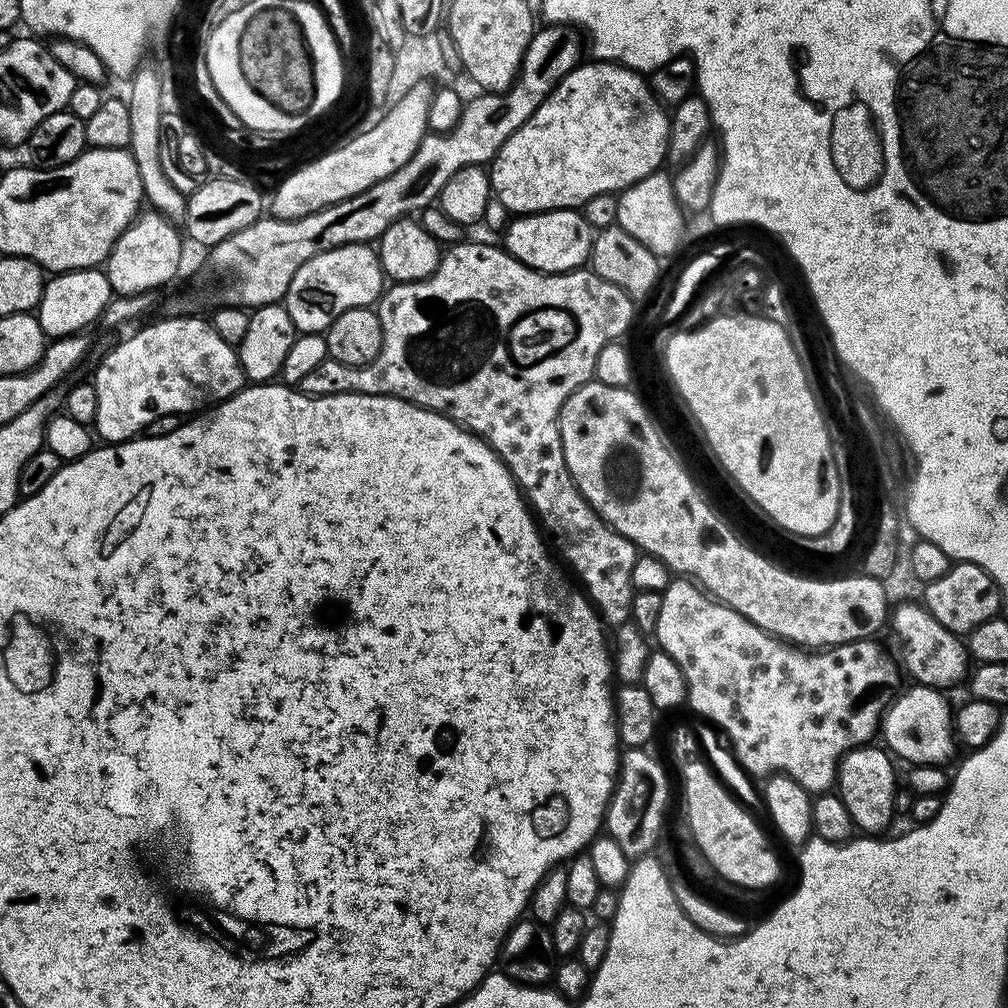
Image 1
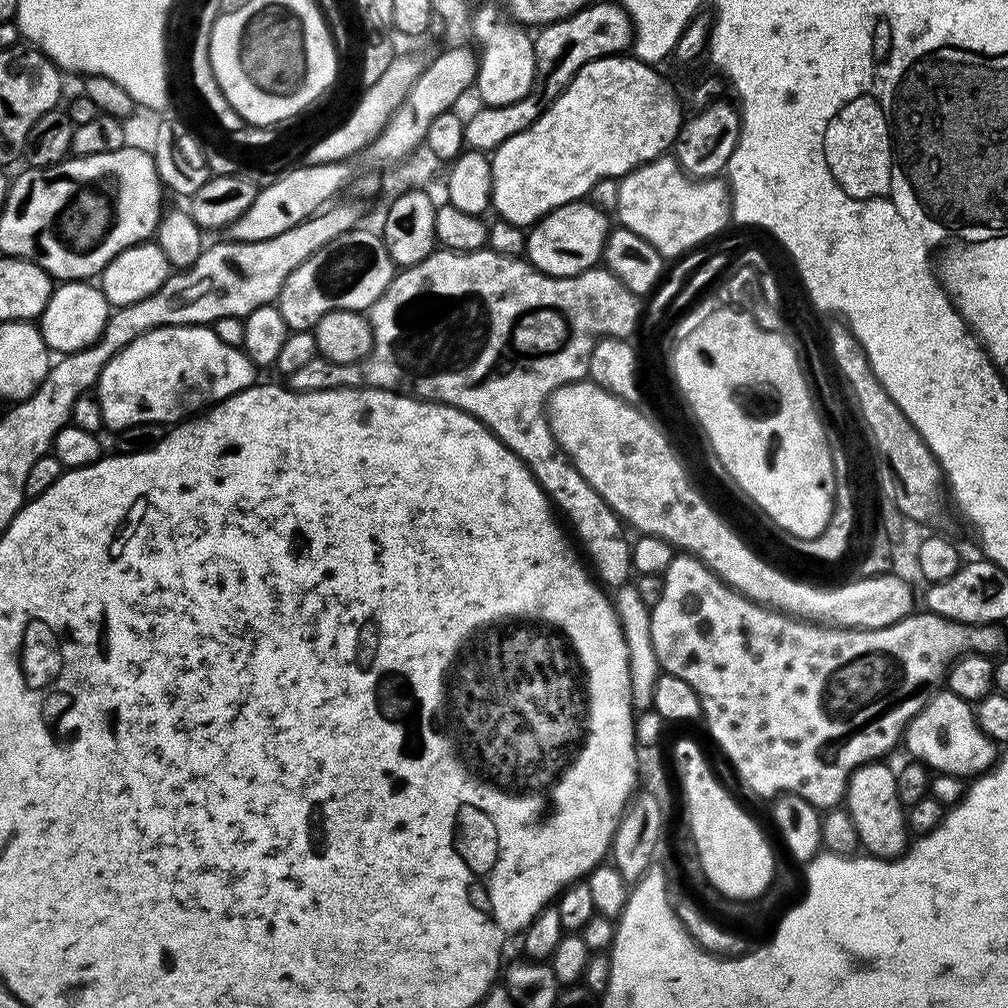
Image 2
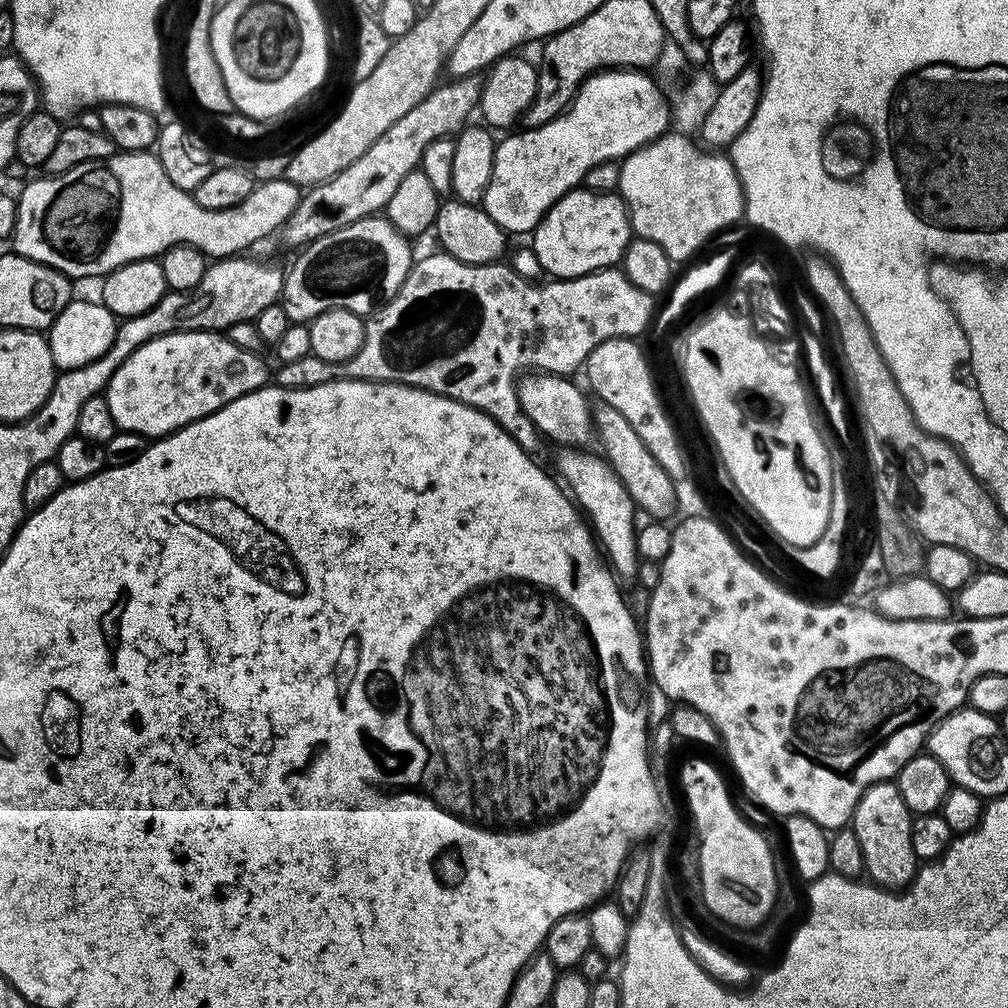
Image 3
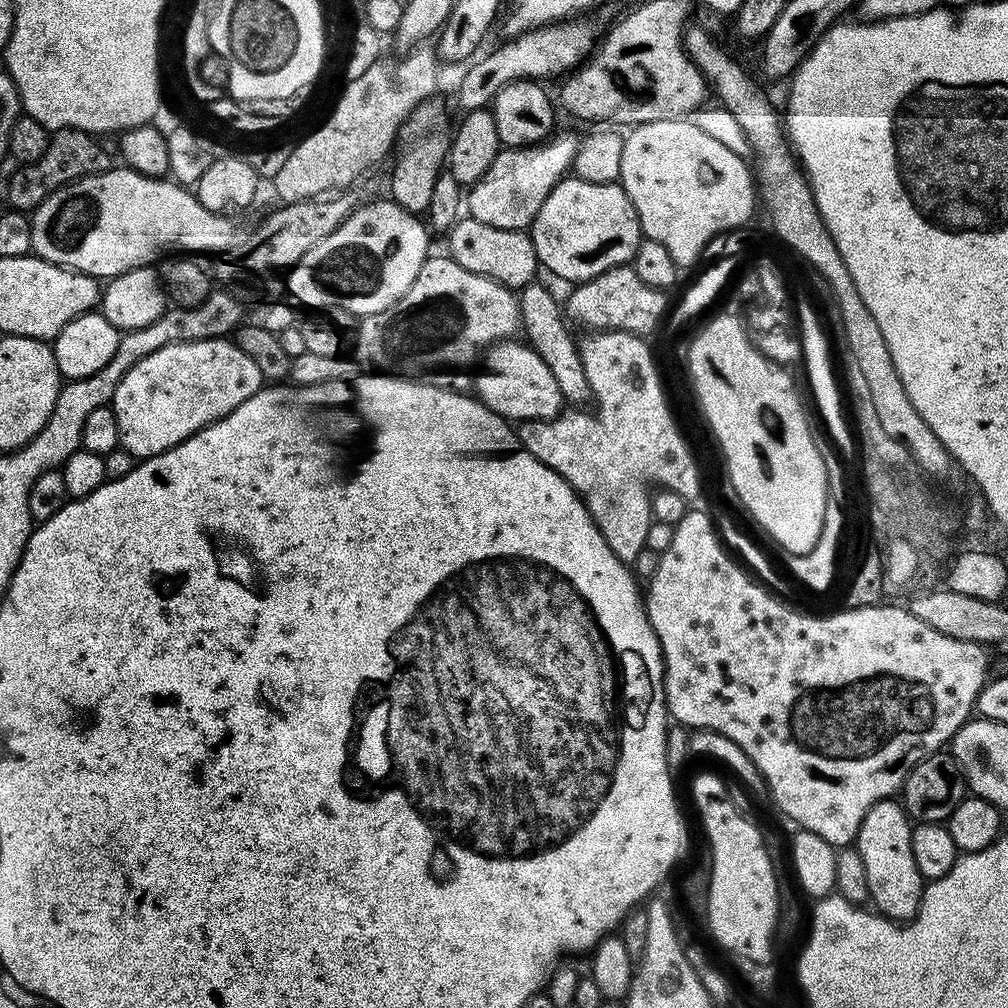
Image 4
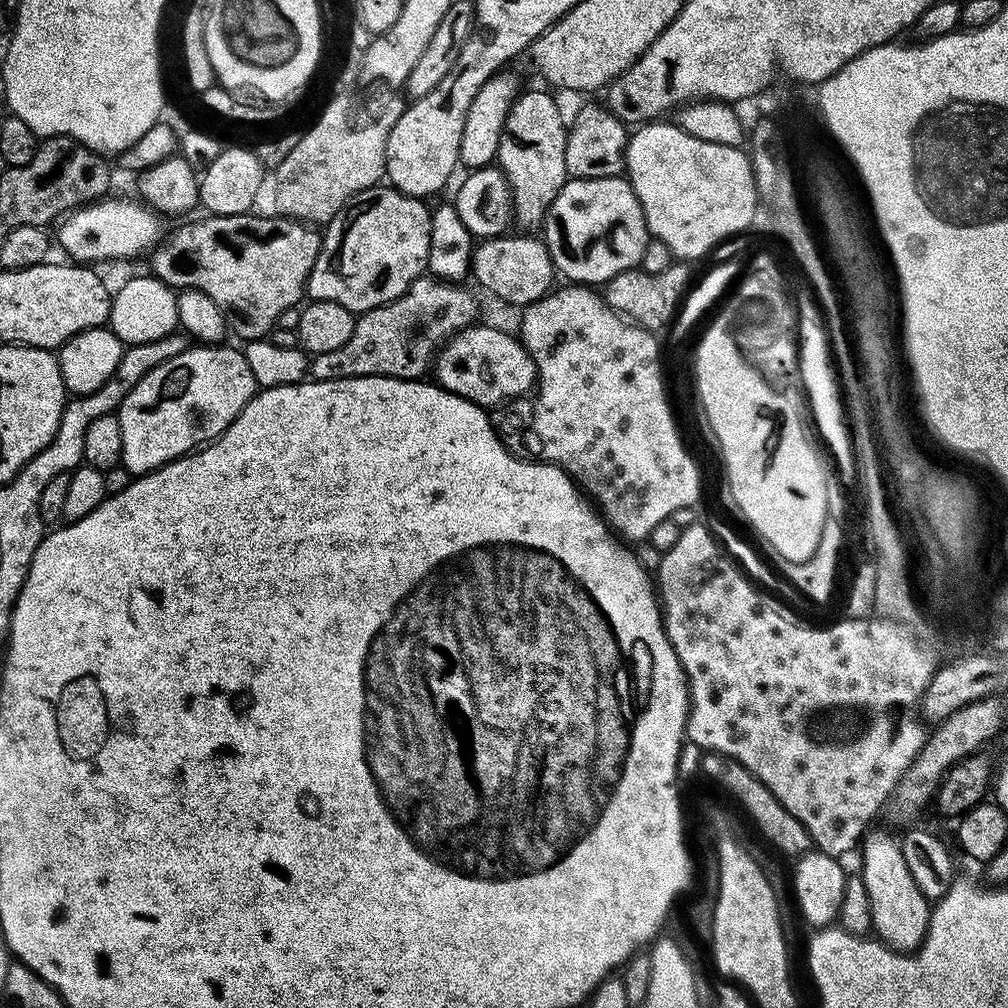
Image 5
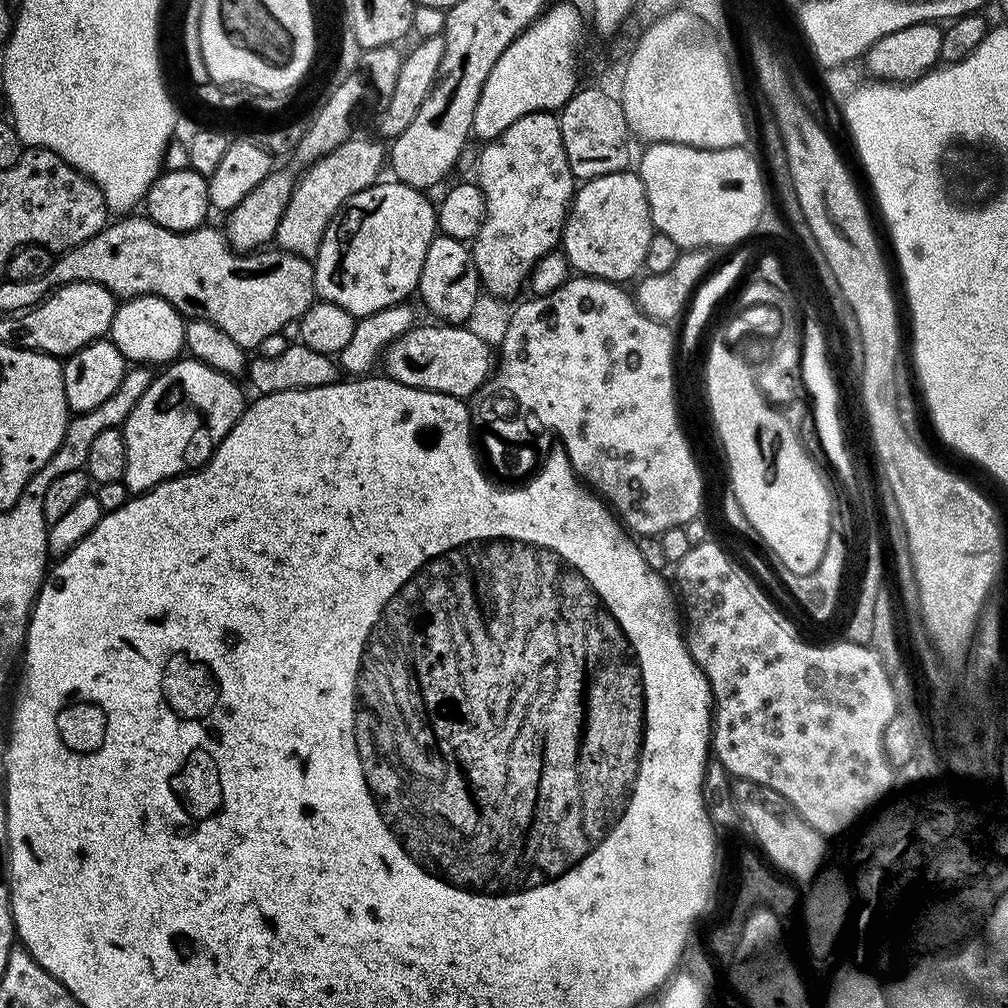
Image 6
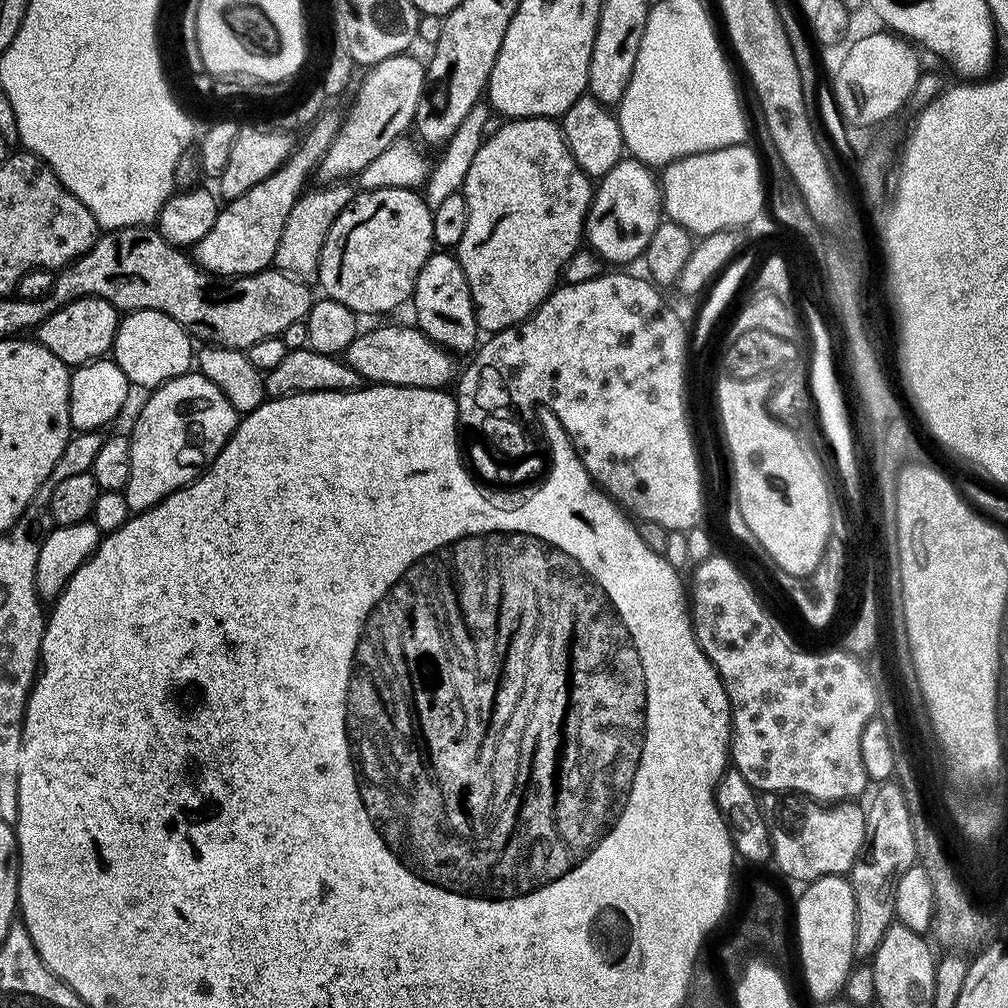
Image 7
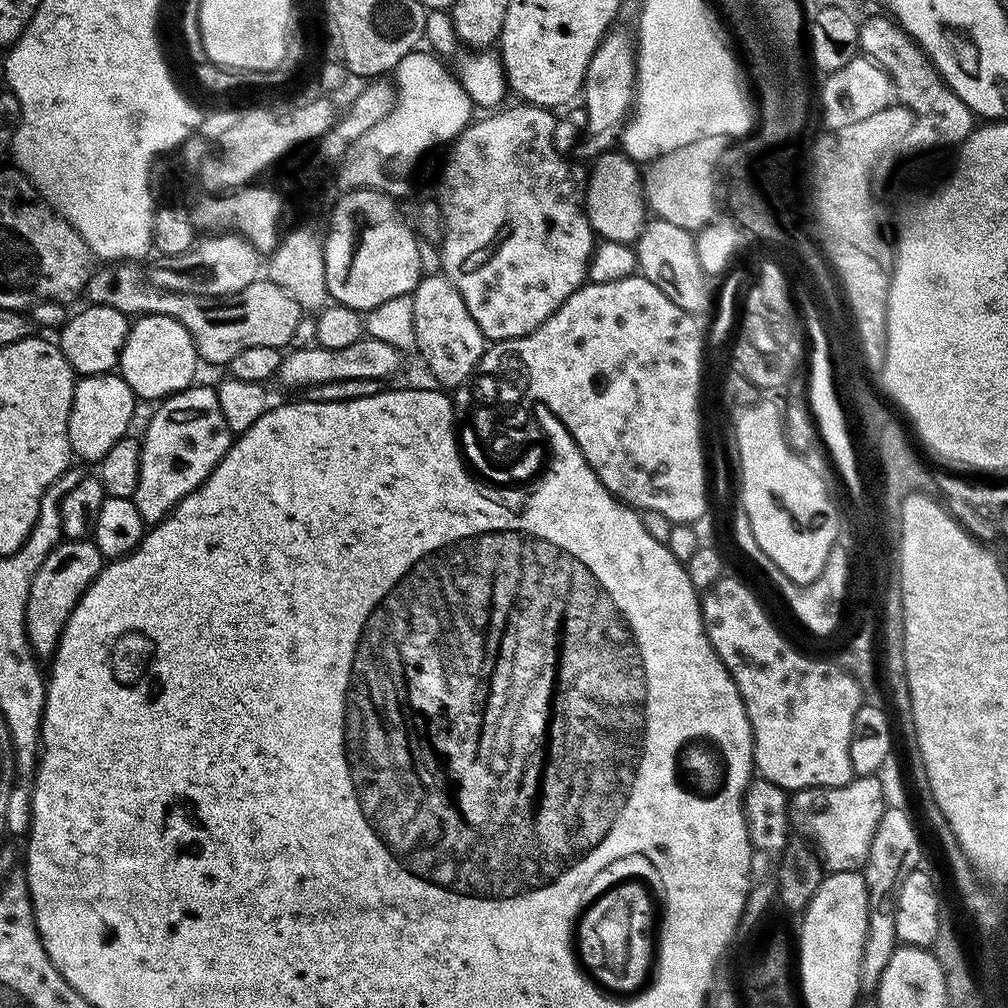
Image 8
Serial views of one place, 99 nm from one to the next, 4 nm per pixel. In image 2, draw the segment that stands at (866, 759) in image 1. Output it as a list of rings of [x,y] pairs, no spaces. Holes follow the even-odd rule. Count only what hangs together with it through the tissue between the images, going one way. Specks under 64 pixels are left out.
[[[884,762],[864,764],[848,777],[846,811],[856,827],[859,847],[867,855],[882,860],[904,855],[910,844],[906,808],[898,798],[896,772],[888,769]]]

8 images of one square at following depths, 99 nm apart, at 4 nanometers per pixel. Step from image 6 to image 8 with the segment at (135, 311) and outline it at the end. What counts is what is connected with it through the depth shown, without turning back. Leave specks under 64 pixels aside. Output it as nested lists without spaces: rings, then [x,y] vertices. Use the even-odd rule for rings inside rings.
[[[142,316],[131,321],[128,337],[122,346],[118,374],[127,382],[130,390],[141,401],[153,400],[153,402],[159,402],[173,396],[175,392],[184,391],[193,383],[192,375],[196,372],[196,364],[198,365],[196,347],[186,330],[186,326],[182,326],[169,316]]]

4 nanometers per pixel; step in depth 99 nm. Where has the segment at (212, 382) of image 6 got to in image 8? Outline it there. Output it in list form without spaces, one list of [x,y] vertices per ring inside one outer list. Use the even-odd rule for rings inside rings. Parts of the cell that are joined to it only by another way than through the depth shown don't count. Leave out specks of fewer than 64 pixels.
[[[189,386],[159,401],[157,408],[160,409],[148,420],[148,429],[140,444],[134,489],[134,503],[145,525],[159,524],[195,488],[202,487],[233,442],[234,434],[220,409],[216,388],[196,387]]]

